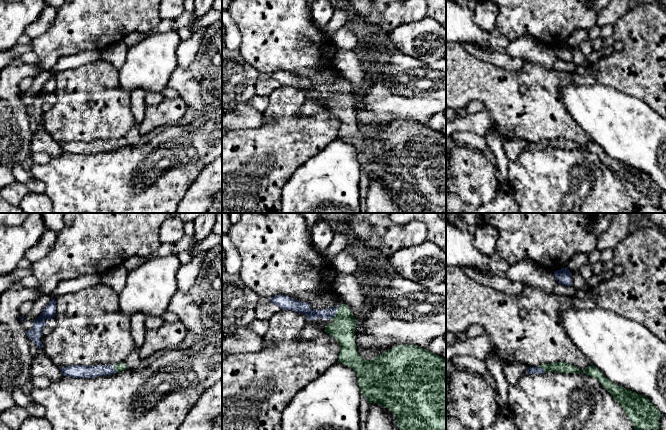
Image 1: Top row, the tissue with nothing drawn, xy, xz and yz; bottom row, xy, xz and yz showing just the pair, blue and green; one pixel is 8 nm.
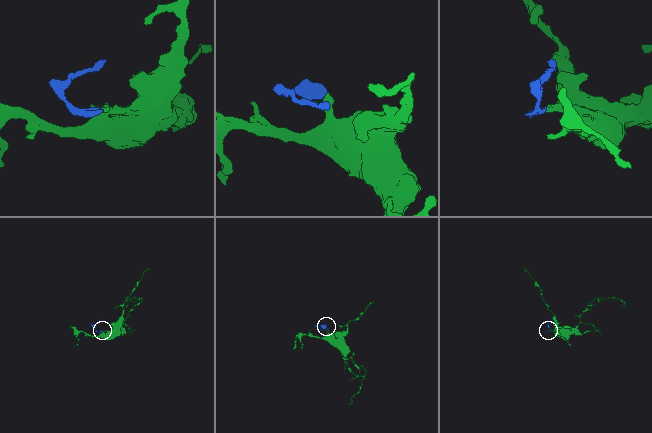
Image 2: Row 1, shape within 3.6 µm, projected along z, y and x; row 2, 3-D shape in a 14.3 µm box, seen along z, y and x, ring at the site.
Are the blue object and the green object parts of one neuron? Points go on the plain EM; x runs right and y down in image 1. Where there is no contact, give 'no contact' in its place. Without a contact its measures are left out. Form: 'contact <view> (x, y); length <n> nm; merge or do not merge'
contact xz (335, 88); length 120 nm; merge

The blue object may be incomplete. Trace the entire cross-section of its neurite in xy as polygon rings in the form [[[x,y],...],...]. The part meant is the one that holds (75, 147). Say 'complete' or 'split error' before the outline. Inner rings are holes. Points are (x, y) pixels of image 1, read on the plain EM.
split error; [[[120,138],[114,141],[97,141],[97,142],[85,142],[85,141],[72,141],[60,144],[63,152],[72,154],[95,154],[98,152],[107,152],[127,145],[124,138]]]

